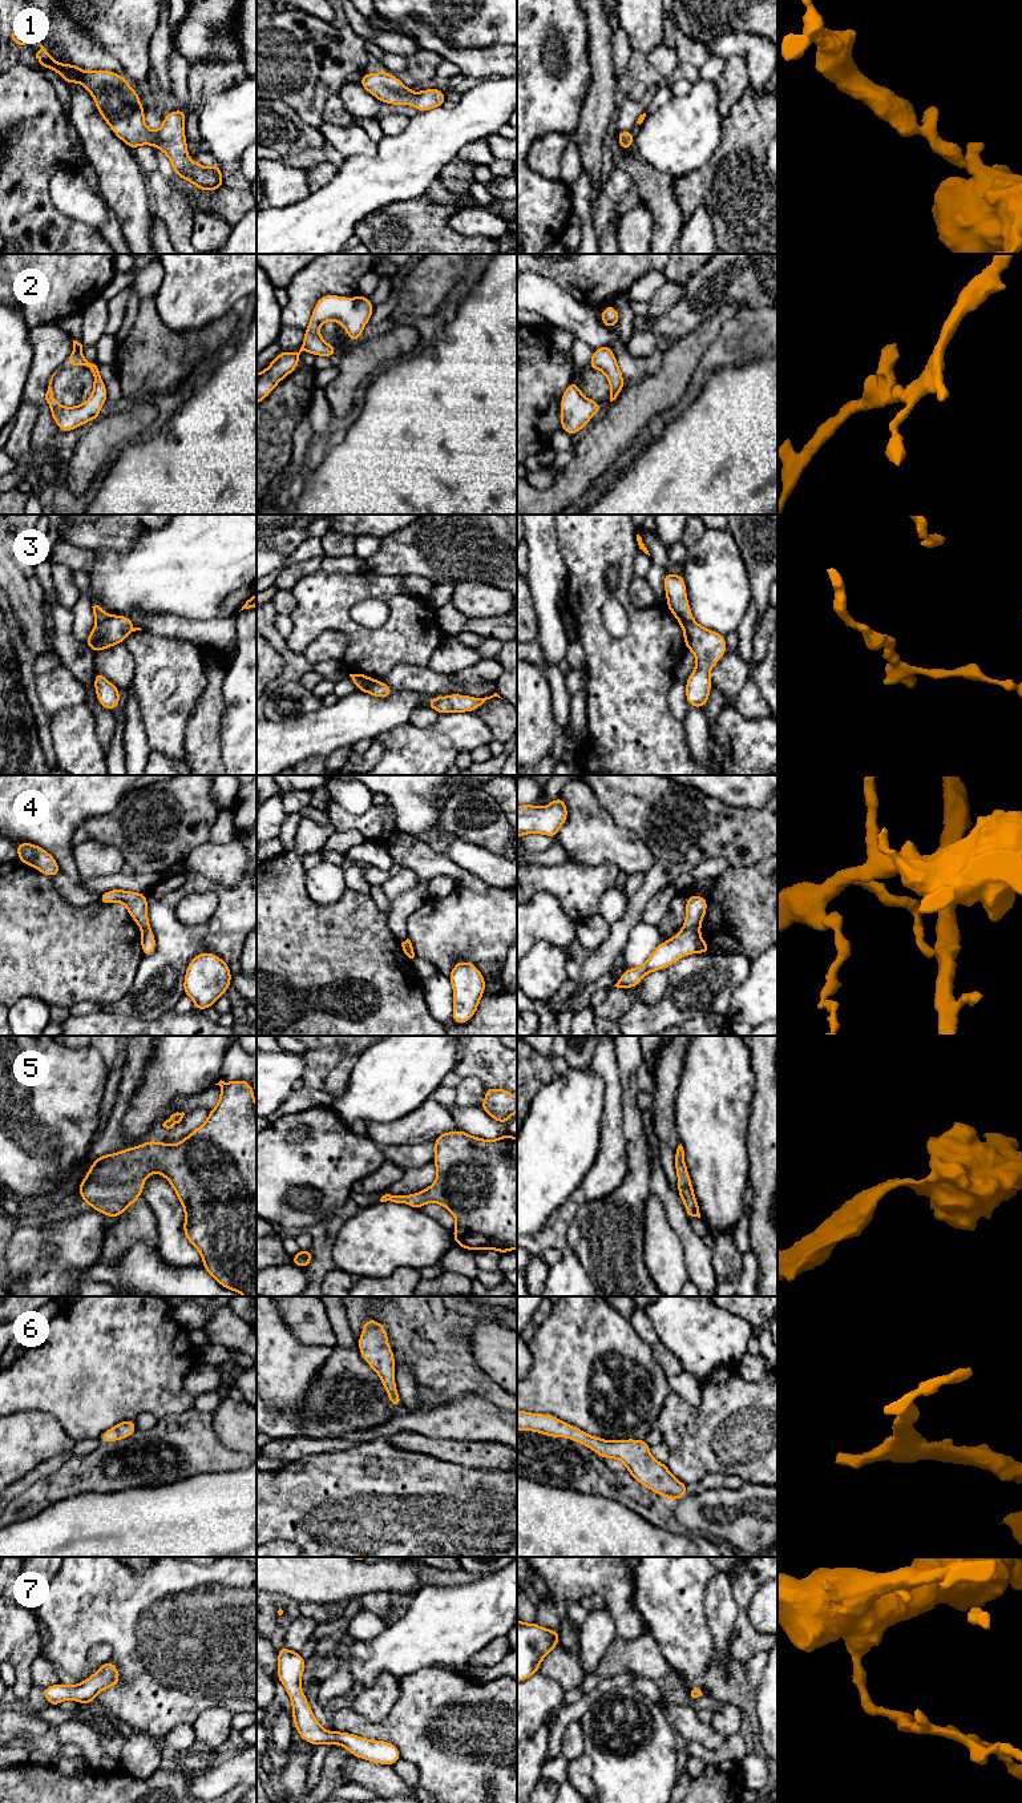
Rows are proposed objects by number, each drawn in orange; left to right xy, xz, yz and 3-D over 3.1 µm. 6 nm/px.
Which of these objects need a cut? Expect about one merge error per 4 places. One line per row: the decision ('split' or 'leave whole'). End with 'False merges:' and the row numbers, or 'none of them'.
1: leave whole
2: leave whole
3: split
4: split
5: leave whole
6: leave whole
7: leave whole
False merges: 3, 4

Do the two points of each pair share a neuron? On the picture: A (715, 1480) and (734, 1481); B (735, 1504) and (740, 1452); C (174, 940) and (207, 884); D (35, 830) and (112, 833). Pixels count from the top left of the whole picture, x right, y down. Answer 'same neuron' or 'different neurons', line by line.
A: same neuron
B: different neurons
C: same neuron
D: different neurons

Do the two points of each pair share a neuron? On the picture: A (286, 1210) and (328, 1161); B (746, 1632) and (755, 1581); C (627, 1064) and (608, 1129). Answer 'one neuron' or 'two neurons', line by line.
A: one neuron
B: one neuron
C: two neurons

